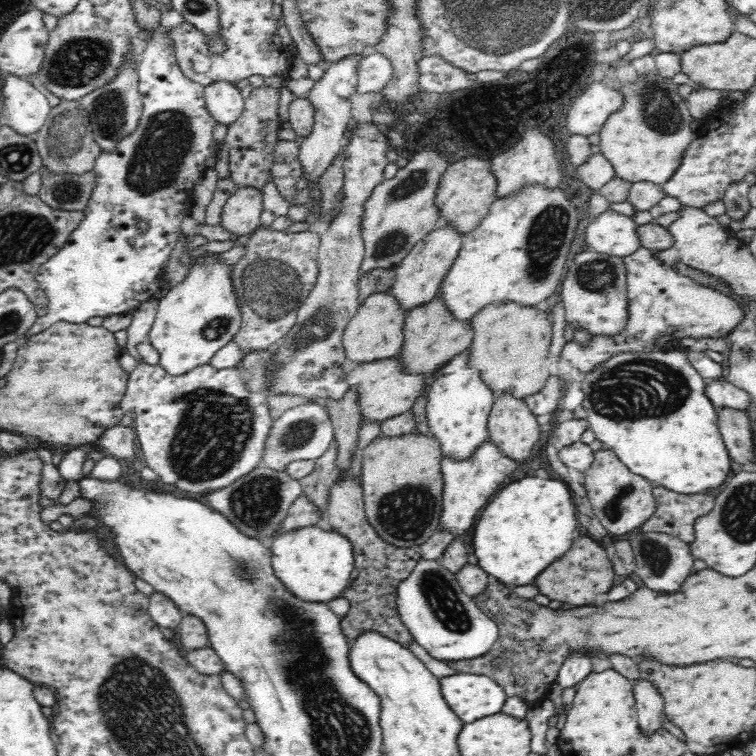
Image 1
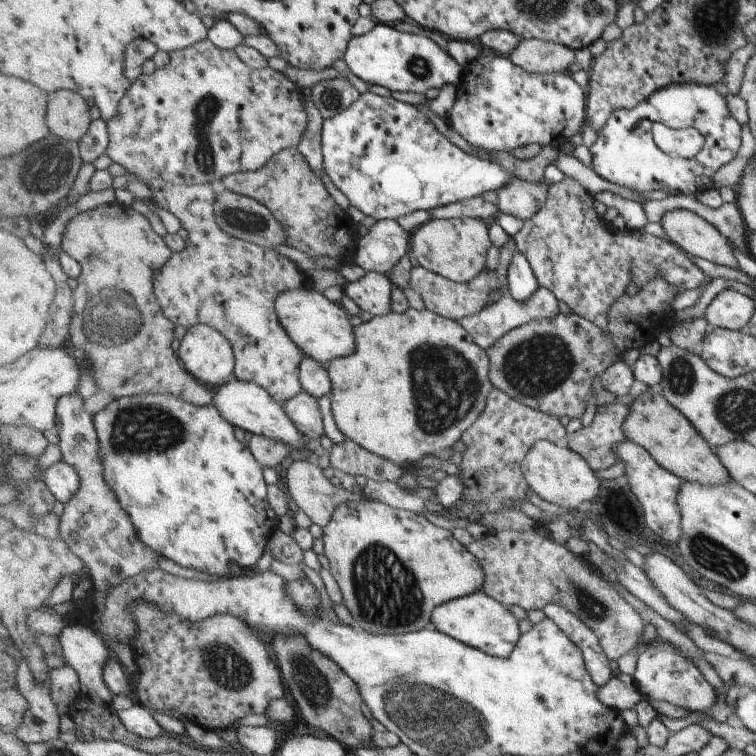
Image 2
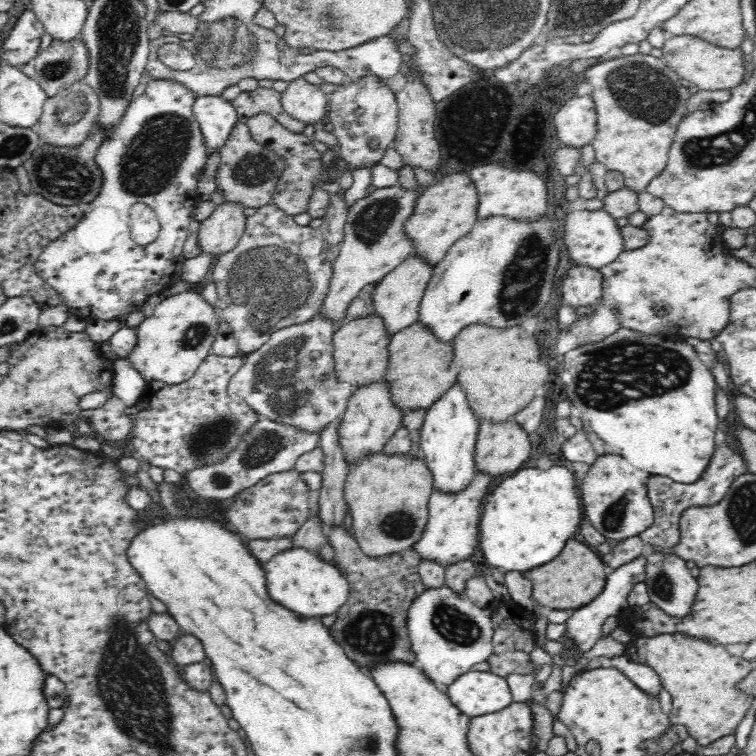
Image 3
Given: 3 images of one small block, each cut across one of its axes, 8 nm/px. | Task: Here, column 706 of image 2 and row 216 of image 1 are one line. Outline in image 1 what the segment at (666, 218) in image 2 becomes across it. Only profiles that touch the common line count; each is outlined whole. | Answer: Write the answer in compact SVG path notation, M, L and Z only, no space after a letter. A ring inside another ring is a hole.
M250 187L236 189L222 206L218 225L227 237L232 233L246 239L260 224L262 210L261 192Z

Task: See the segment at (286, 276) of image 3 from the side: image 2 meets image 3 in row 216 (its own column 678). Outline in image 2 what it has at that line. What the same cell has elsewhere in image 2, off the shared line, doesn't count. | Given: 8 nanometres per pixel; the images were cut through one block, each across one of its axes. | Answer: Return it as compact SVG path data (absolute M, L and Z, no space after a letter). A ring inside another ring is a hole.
M566 177L550 186L548 200L532 219L527 221L521 232L515 234L518 249L529 259L535 270L540 286L548 288L555 296L567 304L573 312L589 319L601 328L606 328L610 322L610 312L614 302L625 295L631 282L638 290L649 284L660 275L668 280L680 292L697 288L705 282L705 272L693 262L689 253L684 253L673 241L645 231L630 231L624 228L618 231L611 223L599 217L595 210L593 196L580 182Z

